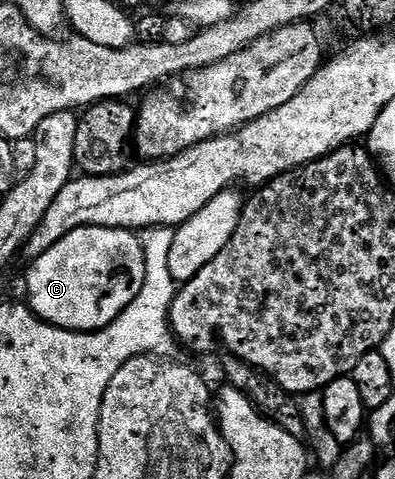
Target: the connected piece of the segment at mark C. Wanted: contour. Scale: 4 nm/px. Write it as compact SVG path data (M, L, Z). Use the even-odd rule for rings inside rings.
M83 227L71 231L51 251L39 255L25 277L25 289L29 292L27 304L36 317L41 317L48 325L60 329L73 329L76 333L96 333L108 327L120 313L128 307L145 278L145 256L140 236L127 229L107 227Z

